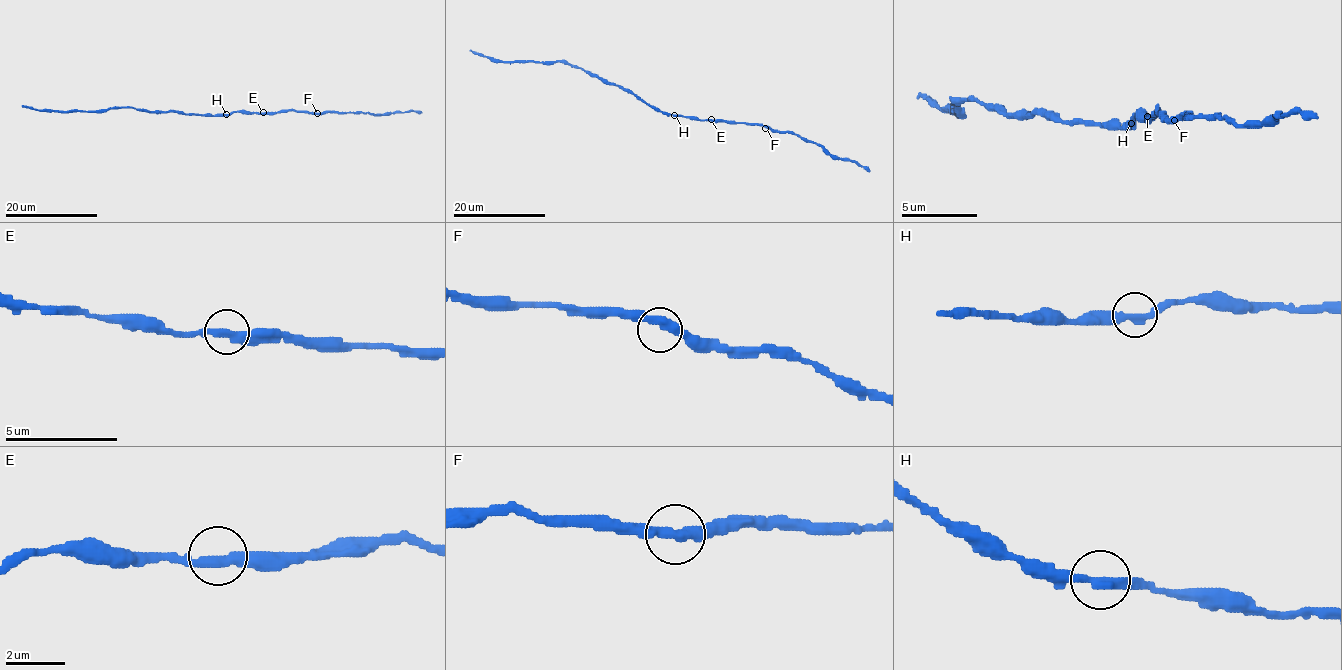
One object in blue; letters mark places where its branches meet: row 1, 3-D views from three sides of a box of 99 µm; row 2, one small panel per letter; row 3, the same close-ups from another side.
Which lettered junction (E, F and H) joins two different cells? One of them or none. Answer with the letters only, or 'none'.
none

